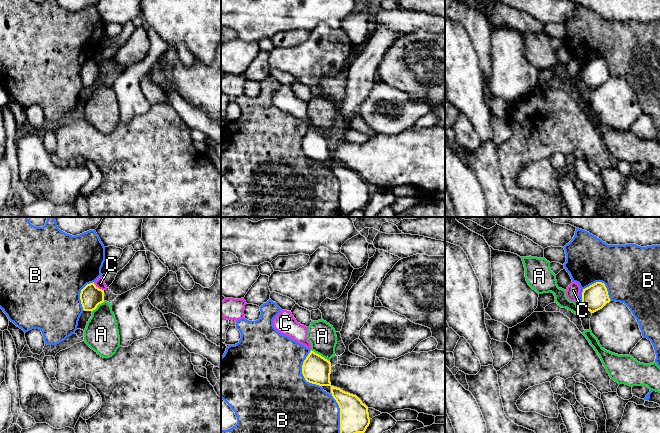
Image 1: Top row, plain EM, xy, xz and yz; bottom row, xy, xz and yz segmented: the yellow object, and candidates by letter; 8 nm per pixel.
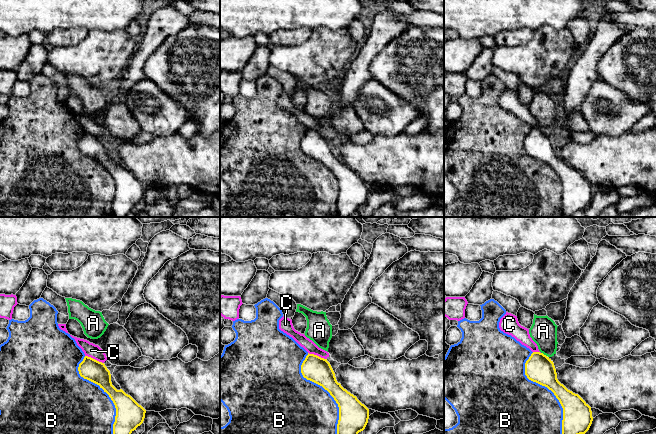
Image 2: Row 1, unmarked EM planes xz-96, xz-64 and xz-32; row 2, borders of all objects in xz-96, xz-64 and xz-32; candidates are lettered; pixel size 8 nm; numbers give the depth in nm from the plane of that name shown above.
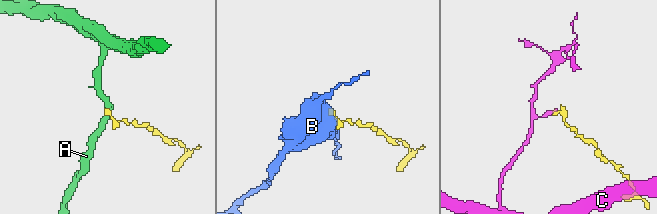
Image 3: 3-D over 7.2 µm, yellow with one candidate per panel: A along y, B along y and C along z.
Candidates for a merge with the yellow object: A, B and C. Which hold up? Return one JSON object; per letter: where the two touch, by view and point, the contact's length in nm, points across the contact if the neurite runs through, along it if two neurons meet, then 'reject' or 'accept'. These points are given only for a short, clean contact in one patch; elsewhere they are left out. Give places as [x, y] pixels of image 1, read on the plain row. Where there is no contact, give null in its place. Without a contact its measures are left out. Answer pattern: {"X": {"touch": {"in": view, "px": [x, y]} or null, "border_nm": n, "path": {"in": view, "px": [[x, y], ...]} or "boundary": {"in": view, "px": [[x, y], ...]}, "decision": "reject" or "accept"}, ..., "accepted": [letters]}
{"A": {"touch": {"in": "xz", "px": [318, 130]}, "border_nm": 160, "boundary": {"in": "xz", "px": [[311, 125], [327, 136]]}, "decision": "reject"}, "B": {"touch": {"in": "yz", "px": [601, 58]}, "border_nm": 260, "decision": "reject"}, "C": {"touch": {"in": "xy", "px": [97, 63]}, "border_nm": 110, "boundary": {"in": "xy", "px": [[93, 58], [103, 66]]}, "decision": "reject"}, "accepted": []}

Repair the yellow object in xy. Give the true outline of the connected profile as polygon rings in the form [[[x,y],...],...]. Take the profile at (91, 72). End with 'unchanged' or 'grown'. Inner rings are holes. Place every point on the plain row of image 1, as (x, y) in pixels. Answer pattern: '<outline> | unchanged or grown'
[[[94,58],[87,60],[81,66],[80,76],[84,87],[93,87],[104,78],[104,66],[99,65]]] | unchanged

